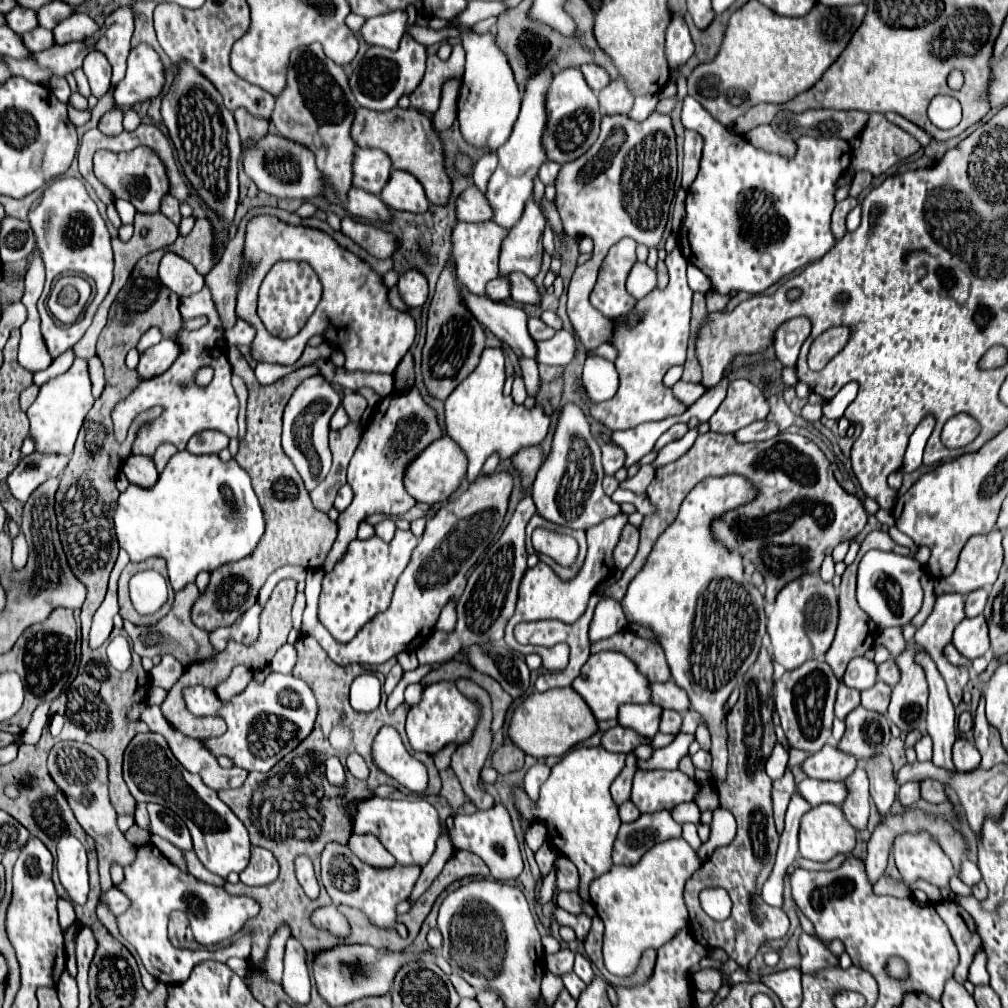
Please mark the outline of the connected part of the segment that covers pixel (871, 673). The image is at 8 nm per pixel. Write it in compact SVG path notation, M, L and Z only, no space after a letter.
M858 657L858 659L852 659L848 663L848 669L842 677L842 681L852 687L852 689L858 689L858 691L864 691L864 689L870 689L874 683L876 683L876 663L866 659L866 657Z

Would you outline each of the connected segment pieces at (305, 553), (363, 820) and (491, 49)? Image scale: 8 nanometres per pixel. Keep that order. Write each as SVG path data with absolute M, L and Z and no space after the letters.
M228 347L226 351L228 361L232 365L234 375L242 377L248 385L248 433L240 441L240 451L236 455L238 465L252 477L254 491L260 499L264 519L266 519L266 533L252 555L242 559L240 563L222 565L210 575L210 585L204 595L194 603L192 621L200 629L216 629L220 625L228 627L240 617L248 607L254 605L258 597L258 589L264 585L270 573L274 573L282 565L300 565L310 569L320 569L334 539L336 539L336 523L328 519L326 513L314 509L308 491L304 489L304 481L300 479L296 467L286 457L280 447L280 431L282 431L282 411L296 391L300 381L318 375L320 371L316 365L300 367L298 371L282 377L272 385L260 385L254 377L252 367L242 357L236 347Z
M372 797L358 803L358 811L354 815L354 833L376 835L398 863L426 865L440 835L440 819L436 809L425 799L406 801Z
M458 27L462 47L466 51L466 73L462 77L460 97L458 97L458 121L462 137L468 145L480 147L486 151L498 151L510 137L520 111L520 89L514 81L512 67L496 47L494 33L474 33L472 27Z

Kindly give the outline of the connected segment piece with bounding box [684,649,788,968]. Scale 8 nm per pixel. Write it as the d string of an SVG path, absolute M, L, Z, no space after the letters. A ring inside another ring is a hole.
M762 649L756 663L746 671L744 681L740 685L740 699L734 705L734 709L728 713L728 751L730 751L730 763L728 763L728 779L726 783L716 785L718 793L720 793L720 807L730 809L732 815L736 817L738 823L738 831L736 837L730 845L718 847L704 863L702 867L688 879L686 883L686 891L684 891L684 899L688 905L688 911L692 911L690 915L690 931L696 933L696 939L702 945L708 947L722 947L726 949L726 953L730 957L734 957L734 961L742 968L747 968L750 961L756 957L758 949L764 945L764 941L770 939L782 939L788 933L788 917L780 907L772 907L768 903L760 903L758 899L758 887L756 887L756 879L760 875L762 865L772 867L774 865L774 857L776 857L776 849L778 849L778 841L780 835L776 833L774 827L774 819L772 819L772 801L770 801L770 789L772 789L772 779L766 775L764 771L764 763L770 757L774 745L776 745L776 733L774 733L774 725L772 725L772 711L774 711L774 659L770 655L768 649ZM704 885L706 888L724 887L730 893L730 899L734 903L732 907L732 915L718 923L714 919L710 919L704 909L700 907L698 901L698 893L702 891Z

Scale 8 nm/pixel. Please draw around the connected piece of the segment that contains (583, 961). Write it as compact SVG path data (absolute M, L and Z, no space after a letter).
M576 955L576 963L574 963L574 973L588 985L594 979L594 971L592 971L592 963L584 957L584 955Z

